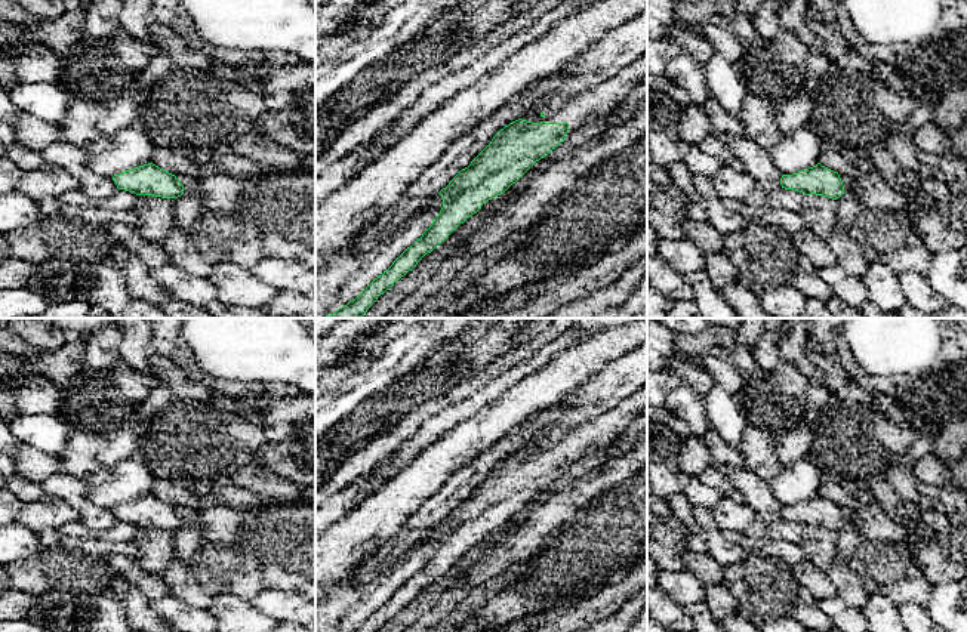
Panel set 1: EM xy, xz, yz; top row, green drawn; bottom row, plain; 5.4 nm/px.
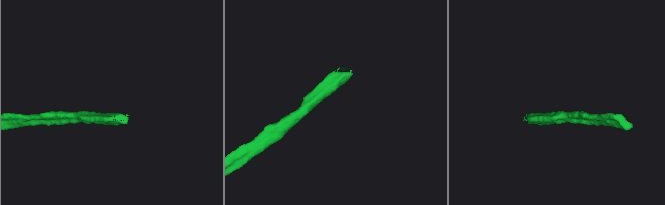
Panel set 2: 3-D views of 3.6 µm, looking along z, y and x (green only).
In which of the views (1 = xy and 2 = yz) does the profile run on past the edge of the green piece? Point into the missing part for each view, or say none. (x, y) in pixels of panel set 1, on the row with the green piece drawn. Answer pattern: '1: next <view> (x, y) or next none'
1: next none
2: next none

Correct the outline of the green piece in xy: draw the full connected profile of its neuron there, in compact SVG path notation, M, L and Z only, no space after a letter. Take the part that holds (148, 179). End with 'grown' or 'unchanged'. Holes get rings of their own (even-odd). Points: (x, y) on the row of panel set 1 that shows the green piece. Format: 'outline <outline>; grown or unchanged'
outline M153 163L114 175L113 181L118 189L144 197L178 198L184 194L181 181Z; unchanged

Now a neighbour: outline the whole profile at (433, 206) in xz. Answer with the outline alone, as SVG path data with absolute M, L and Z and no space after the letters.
M435 194L422 209L412 213L389 237L379 241L370 250L351 255L349 247L357 241L361 228L349 238L342 253L336 253L332 260L315 272L315 318L324 318L355 299L375 278L384 274L392 262L410 247L429 228L443 207L443 197Z

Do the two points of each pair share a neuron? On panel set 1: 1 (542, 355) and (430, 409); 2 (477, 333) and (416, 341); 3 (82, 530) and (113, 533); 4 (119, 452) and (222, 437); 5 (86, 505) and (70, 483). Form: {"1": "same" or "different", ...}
{"1": "different", "2": "different", "3": "same", "4": "same", "5": "same"}

